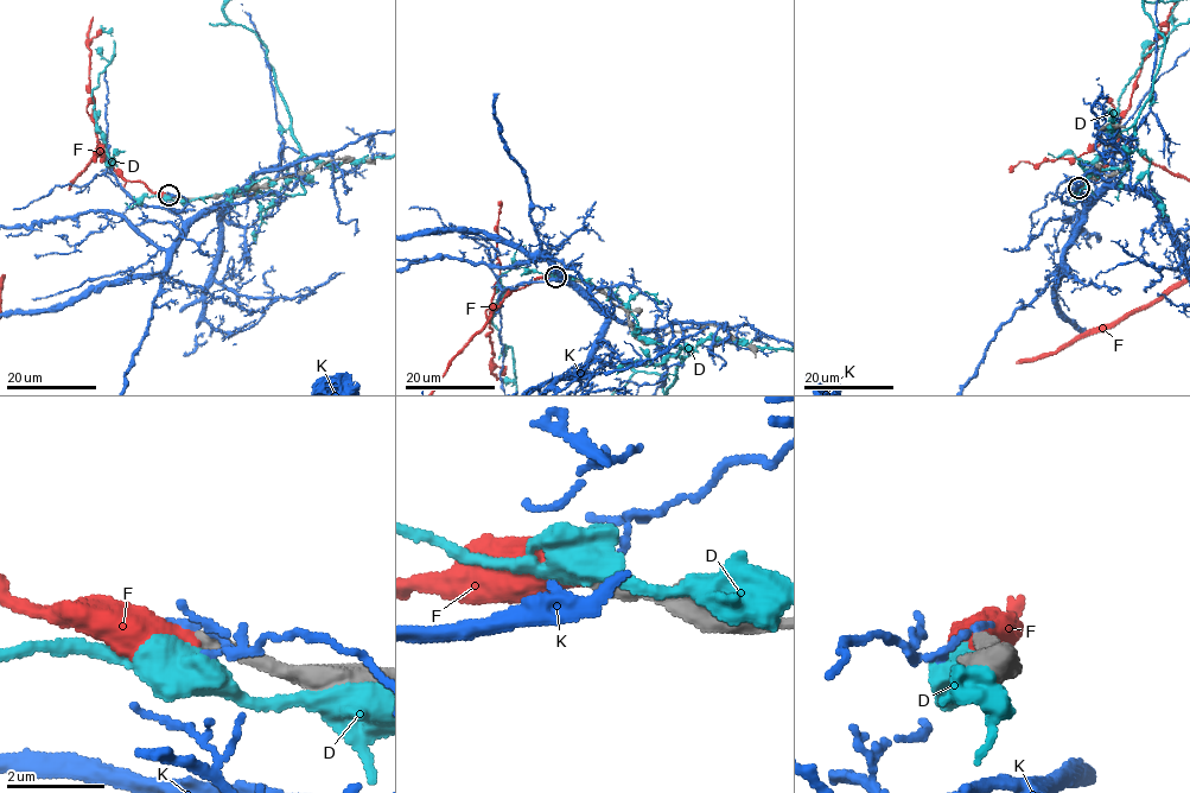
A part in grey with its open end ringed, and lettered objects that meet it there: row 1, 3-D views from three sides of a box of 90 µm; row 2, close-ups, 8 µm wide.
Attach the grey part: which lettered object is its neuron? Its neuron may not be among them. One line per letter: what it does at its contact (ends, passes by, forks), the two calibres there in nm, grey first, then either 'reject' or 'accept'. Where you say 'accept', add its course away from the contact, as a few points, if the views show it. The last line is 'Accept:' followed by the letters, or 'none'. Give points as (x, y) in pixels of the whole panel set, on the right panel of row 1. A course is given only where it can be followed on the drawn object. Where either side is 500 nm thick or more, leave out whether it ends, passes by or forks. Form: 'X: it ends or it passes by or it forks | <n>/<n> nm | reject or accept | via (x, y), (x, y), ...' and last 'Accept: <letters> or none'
D: 360/500 nm | reject
F: it ends | 360/480 nm | accept
K: it ends | 360/150 nm | reject
Accept: F

